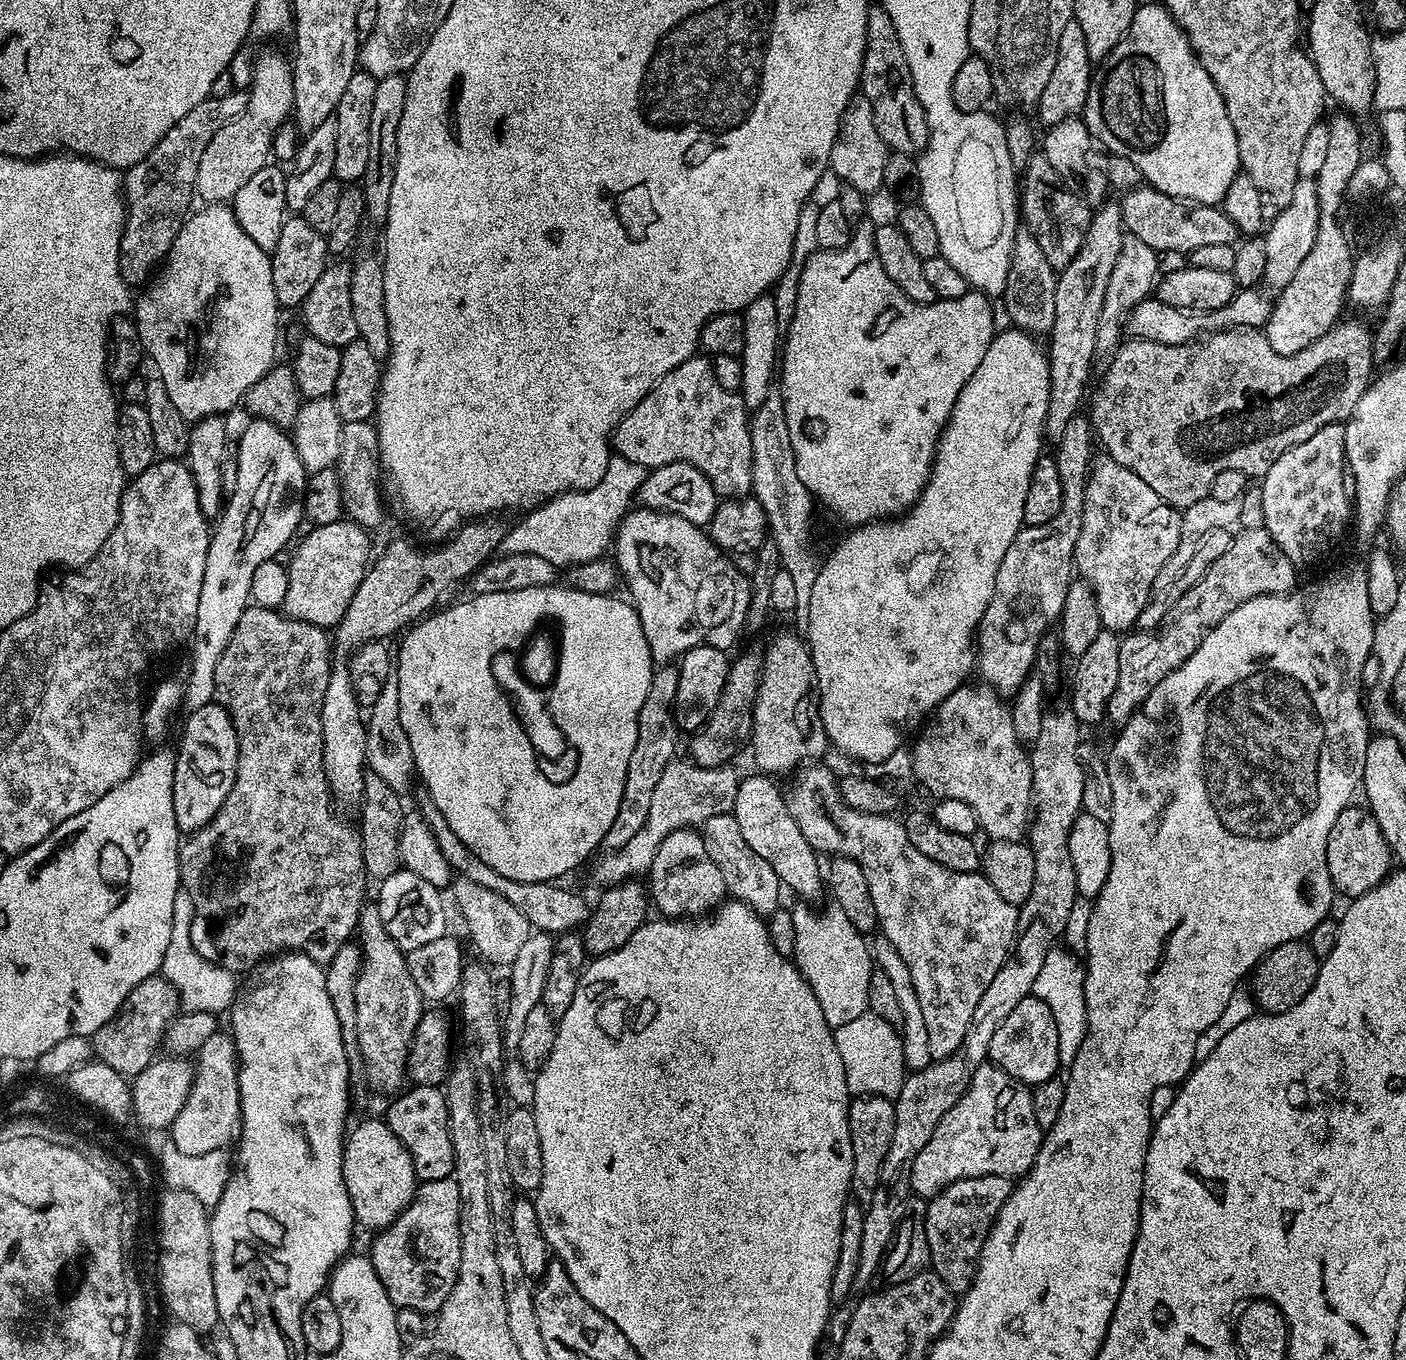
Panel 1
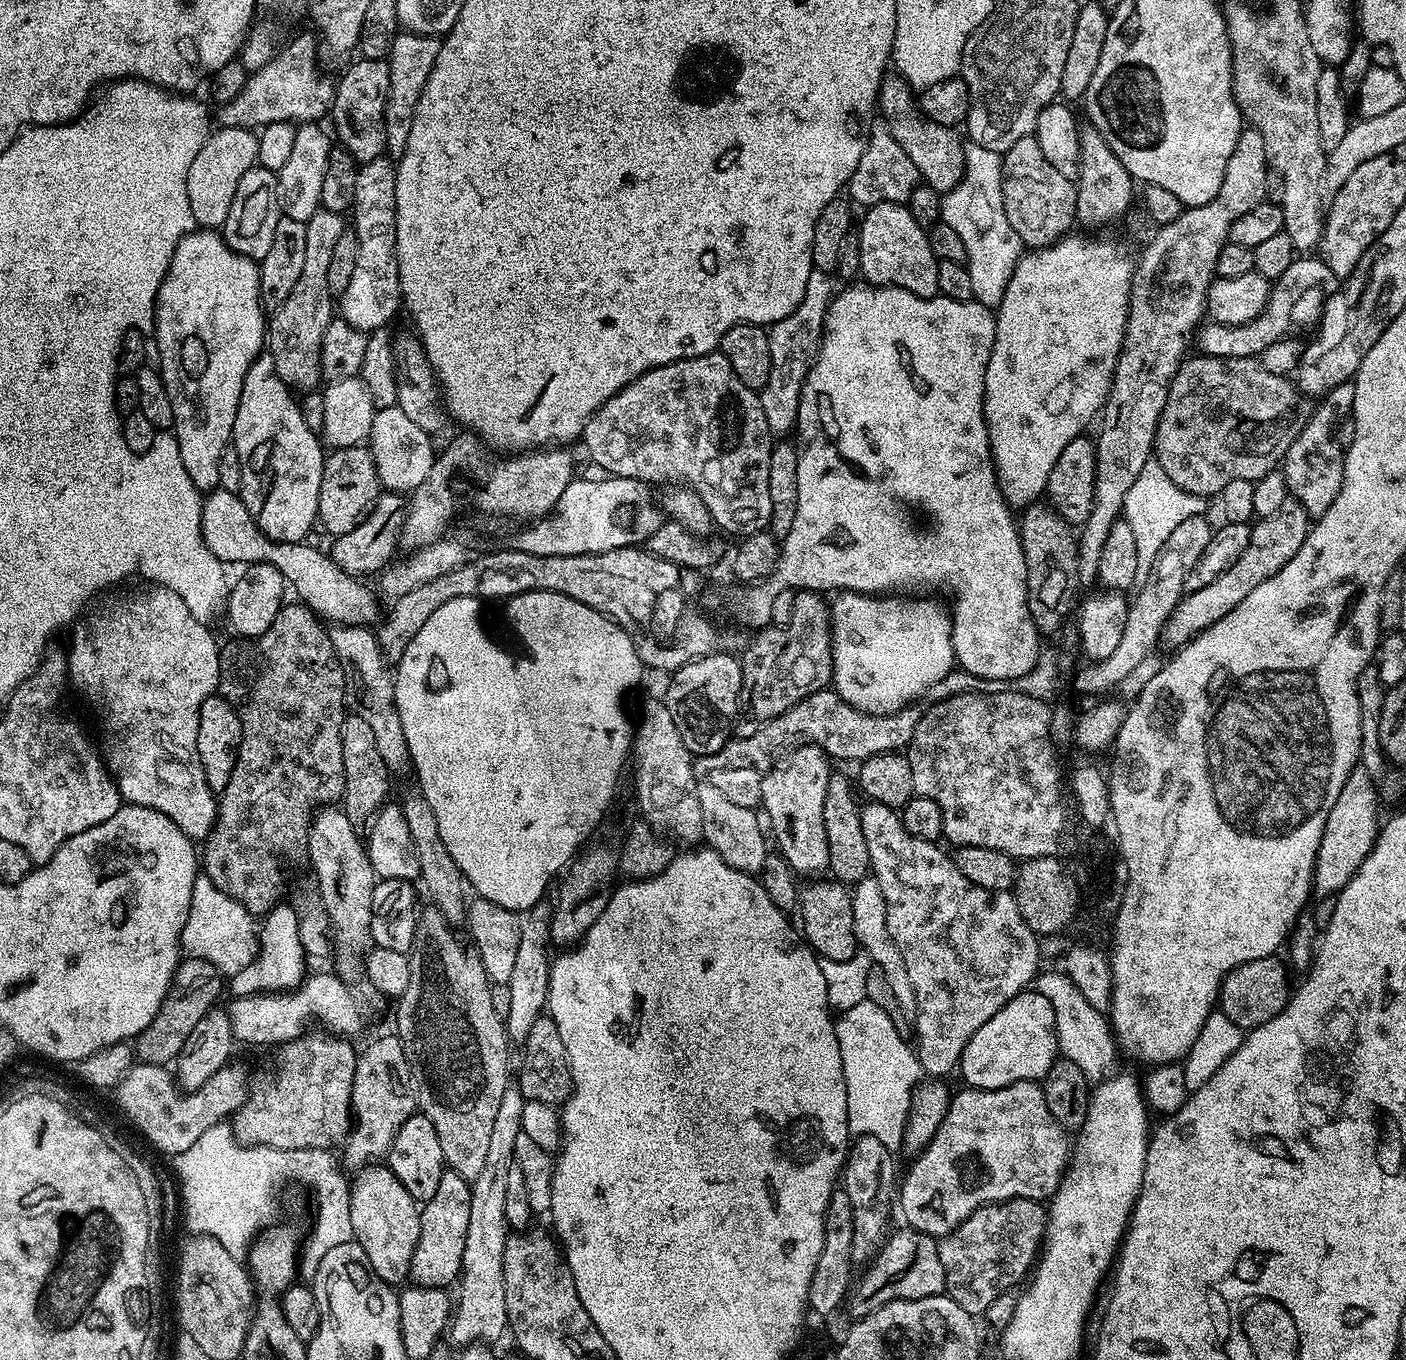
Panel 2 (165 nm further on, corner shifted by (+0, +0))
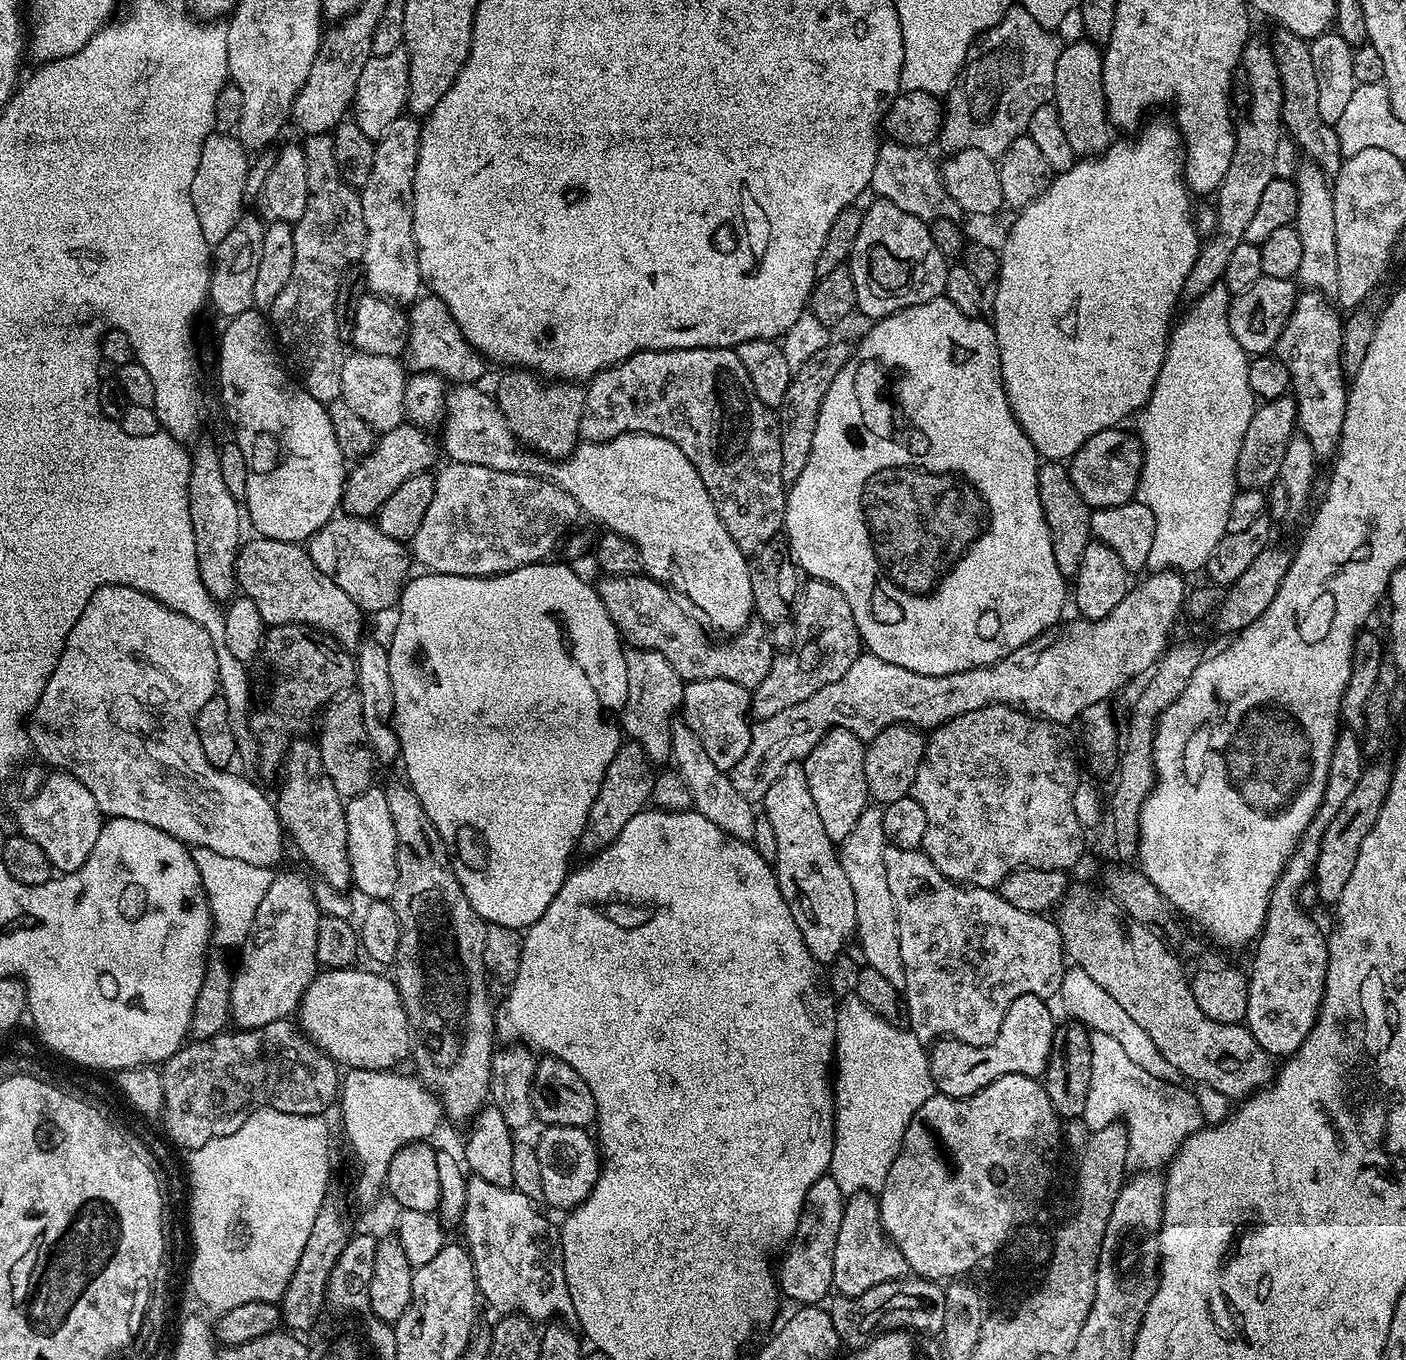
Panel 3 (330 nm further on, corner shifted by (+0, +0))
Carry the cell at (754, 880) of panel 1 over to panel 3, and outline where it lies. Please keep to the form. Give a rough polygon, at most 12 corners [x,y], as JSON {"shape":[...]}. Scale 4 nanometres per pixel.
{"shape":[[672,726],[671,759],[692,808],[751,841],[758,815],[698,734]]}

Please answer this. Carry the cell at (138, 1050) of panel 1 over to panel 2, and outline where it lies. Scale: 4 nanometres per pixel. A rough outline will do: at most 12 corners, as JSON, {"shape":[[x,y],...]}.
{"shape":[[181,959],[154,1022],[135,1037],[145,1064],[171,1065],[226,984]]}

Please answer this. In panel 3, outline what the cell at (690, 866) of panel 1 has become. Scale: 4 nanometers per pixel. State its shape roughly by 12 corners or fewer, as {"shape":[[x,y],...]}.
{"shape":[[629,647],[622,732],[652,762],[672,755],[685,681]]}

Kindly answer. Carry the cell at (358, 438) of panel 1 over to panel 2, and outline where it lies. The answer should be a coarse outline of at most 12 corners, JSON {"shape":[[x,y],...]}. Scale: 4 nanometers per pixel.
{"shape":[[400,408],[379,409],[366,444],[381,489],[411,494],[438,455]]}

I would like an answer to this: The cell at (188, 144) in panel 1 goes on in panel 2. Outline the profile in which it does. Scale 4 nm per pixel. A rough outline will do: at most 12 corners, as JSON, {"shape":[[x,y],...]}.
{"shape":[[300,32],[219,109],[223,127],[320,122],[334,84]]}

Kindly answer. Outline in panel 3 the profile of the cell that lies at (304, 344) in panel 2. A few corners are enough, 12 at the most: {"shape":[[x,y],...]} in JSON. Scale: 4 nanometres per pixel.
{"shape":[[308,136],[294,271],[270,323],[300,387],[340,399],[335,295],[363,261],[359,191]]}

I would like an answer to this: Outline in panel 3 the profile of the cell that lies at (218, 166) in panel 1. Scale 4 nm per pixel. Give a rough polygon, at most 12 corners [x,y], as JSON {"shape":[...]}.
{"shape":[[213,131],[194,170],[192,201],[209,246],[246,205],[250,152]]}

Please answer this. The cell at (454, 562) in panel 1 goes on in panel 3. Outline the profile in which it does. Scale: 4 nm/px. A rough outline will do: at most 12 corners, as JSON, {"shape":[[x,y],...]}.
{"shape":[[526,368],[496,384],[516,439],[545,458],[581,439],[585,389]]}

